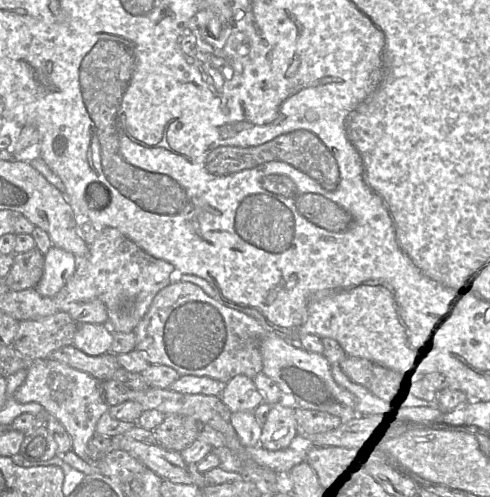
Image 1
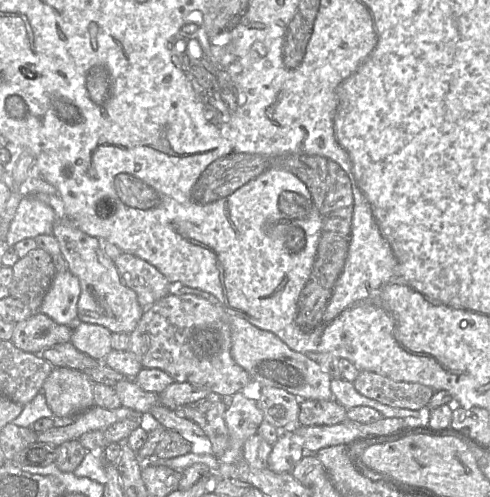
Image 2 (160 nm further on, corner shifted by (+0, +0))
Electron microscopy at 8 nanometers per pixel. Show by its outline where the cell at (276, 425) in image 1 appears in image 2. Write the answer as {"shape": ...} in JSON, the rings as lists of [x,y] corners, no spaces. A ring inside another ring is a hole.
{"shape":[[[293,429],[281,430],[272,446],[268,468],[275,473],[291,473],[306,452],[294,441]]]}

